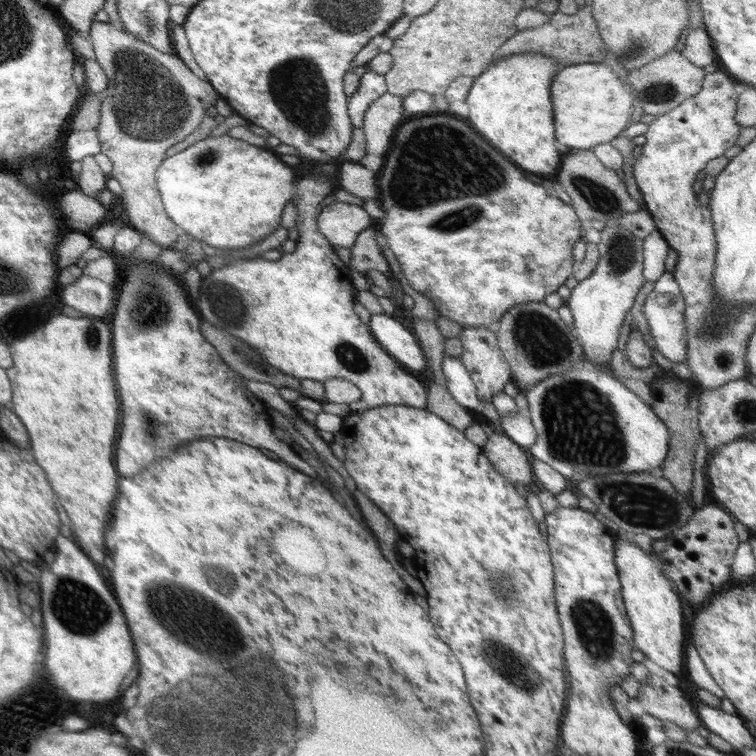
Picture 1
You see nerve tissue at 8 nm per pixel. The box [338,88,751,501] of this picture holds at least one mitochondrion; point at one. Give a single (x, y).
(581, 426)

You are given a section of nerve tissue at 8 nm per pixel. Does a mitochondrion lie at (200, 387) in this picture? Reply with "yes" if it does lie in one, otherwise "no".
no

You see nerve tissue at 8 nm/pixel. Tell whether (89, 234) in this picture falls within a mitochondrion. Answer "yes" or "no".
no

